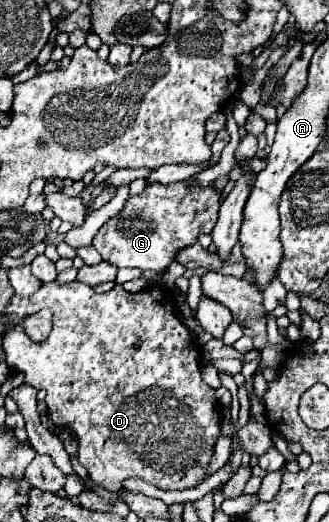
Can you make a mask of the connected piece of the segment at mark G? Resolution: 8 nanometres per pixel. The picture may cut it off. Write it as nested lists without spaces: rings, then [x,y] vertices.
[[[193,178],[183,182],[173,182],[173,184],[147,184],[141,194],[131,196],[125,202],[123,210],[117,216],[113,216],[113,220],[105,222],[99,228],[93,244],[95,244],[95,250],[101,254],[101,258],[107,260],[109,264],[115,264],[117,268],[165,272],[181,248],[195,244],[201,234],[211,234],[217,222],[219,206],[221,206],[221,192],[217,192],[213,184],[209,188],[201,188],[201,184],[193,184]]]

